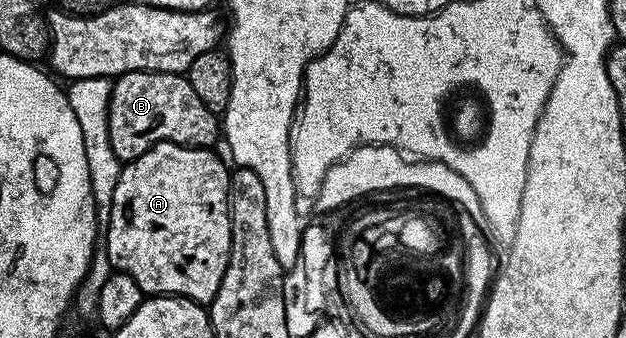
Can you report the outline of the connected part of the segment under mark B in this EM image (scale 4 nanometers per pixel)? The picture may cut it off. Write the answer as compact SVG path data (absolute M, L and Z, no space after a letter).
M123 73L110 86L110 106L108 107L108 139L112 143L112 151L116 151L118 160L125 163L135 161L144 151L161 141L171 141L177 145L191 147L214 147L220 141L219 114L208 111L196 91L192 91L192 83L181 73Z

